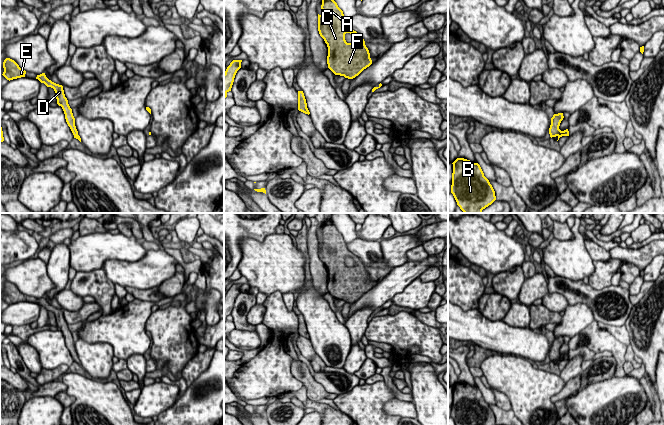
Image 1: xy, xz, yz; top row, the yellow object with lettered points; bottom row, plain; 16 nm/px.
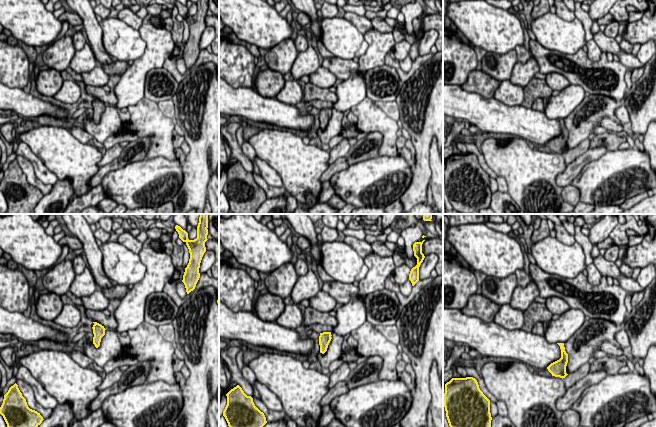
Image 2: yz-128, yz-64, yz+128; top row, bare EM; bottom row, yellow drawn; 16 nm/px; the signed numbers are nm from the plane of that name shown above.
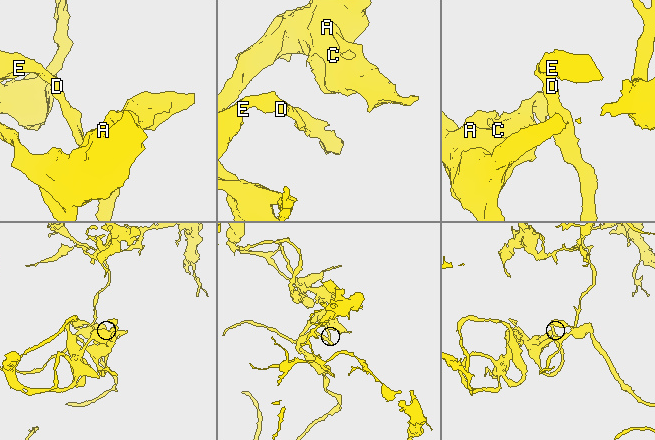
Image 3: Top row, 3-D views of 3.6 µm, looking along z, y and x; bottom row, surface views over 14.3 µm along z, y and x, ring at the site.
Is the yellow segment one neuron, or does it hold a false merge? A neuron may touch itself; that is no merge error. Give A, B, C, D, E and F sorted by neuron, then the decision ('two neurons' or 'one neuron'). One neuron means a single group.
groups A B C D E F; one neuron

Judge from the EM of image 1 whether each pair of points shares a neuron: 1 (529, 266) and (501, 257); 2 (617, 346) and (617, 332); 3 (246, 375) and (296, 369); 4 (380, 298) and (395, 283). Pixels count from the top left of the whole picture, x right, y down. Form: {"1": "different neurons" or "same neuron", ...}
{"1": "different neurons", "2": "different neurons", "3": "different neurons", "4": "same neuron"}

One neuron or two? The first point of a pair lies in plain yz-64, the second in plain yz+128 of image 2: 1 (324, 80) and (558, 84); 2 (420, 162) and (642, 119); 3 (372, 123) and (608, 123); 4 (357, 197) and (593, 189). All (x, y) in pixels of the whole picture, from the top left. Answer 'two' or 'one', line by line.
1: one
2: one
3: one
4: one

